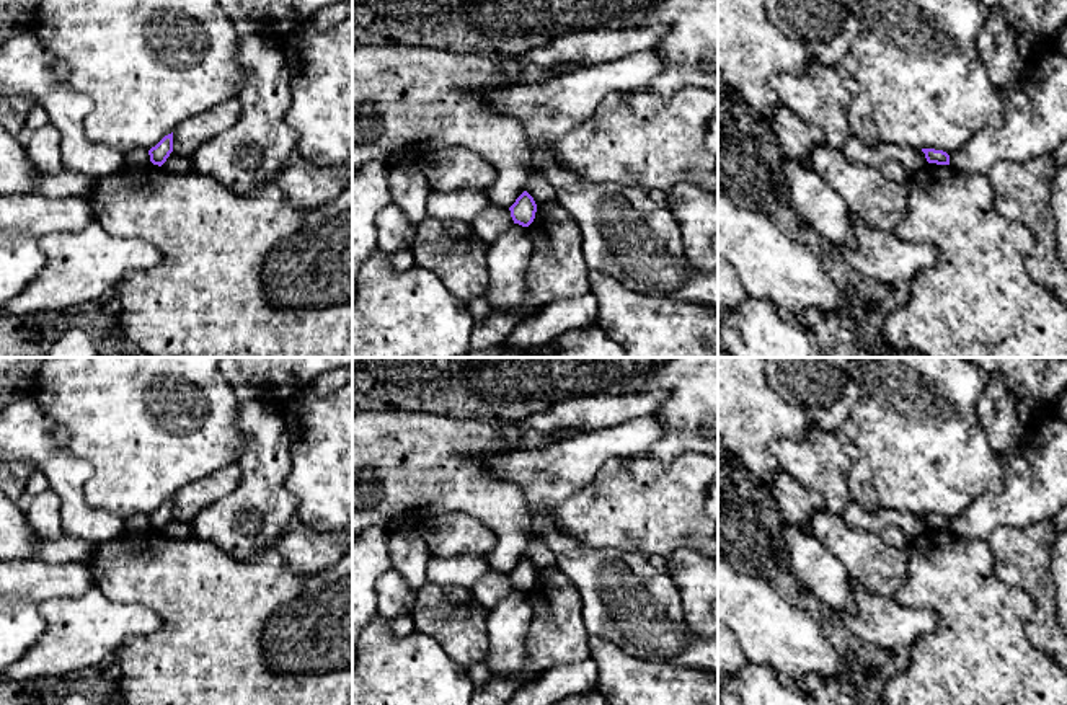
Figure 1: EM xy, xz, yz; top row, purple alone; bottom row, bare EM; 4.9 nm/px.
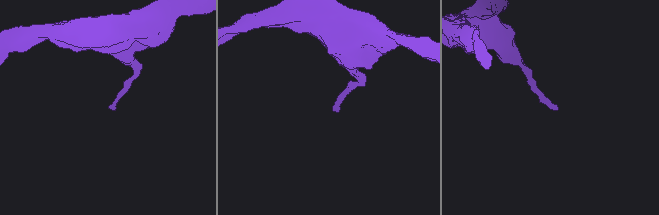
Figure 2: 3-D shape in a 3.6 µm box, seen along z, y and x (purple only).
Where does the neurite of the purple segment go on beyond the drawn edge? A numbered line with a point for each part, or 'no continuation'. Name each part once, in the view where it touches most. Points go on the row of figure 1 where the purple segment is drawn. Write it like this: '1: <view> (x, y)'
no continuation

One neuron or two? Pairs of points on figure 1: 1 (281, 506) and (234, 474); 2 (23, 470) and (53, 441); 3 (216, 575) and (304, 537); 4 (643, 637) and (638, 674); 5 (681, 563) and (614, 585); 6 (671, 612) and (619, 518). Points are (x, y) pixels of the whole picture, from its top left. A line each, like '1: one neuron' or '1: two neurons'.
1: two neurons
2: two neurons
3: two neurons
4: two neurons
5: two neurons
6: two neurons

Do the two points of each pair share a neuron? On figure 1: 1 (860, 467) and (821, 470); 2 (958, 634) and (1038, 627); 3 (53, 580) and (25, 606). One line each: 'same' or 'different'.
1: different
2: different
3: same

